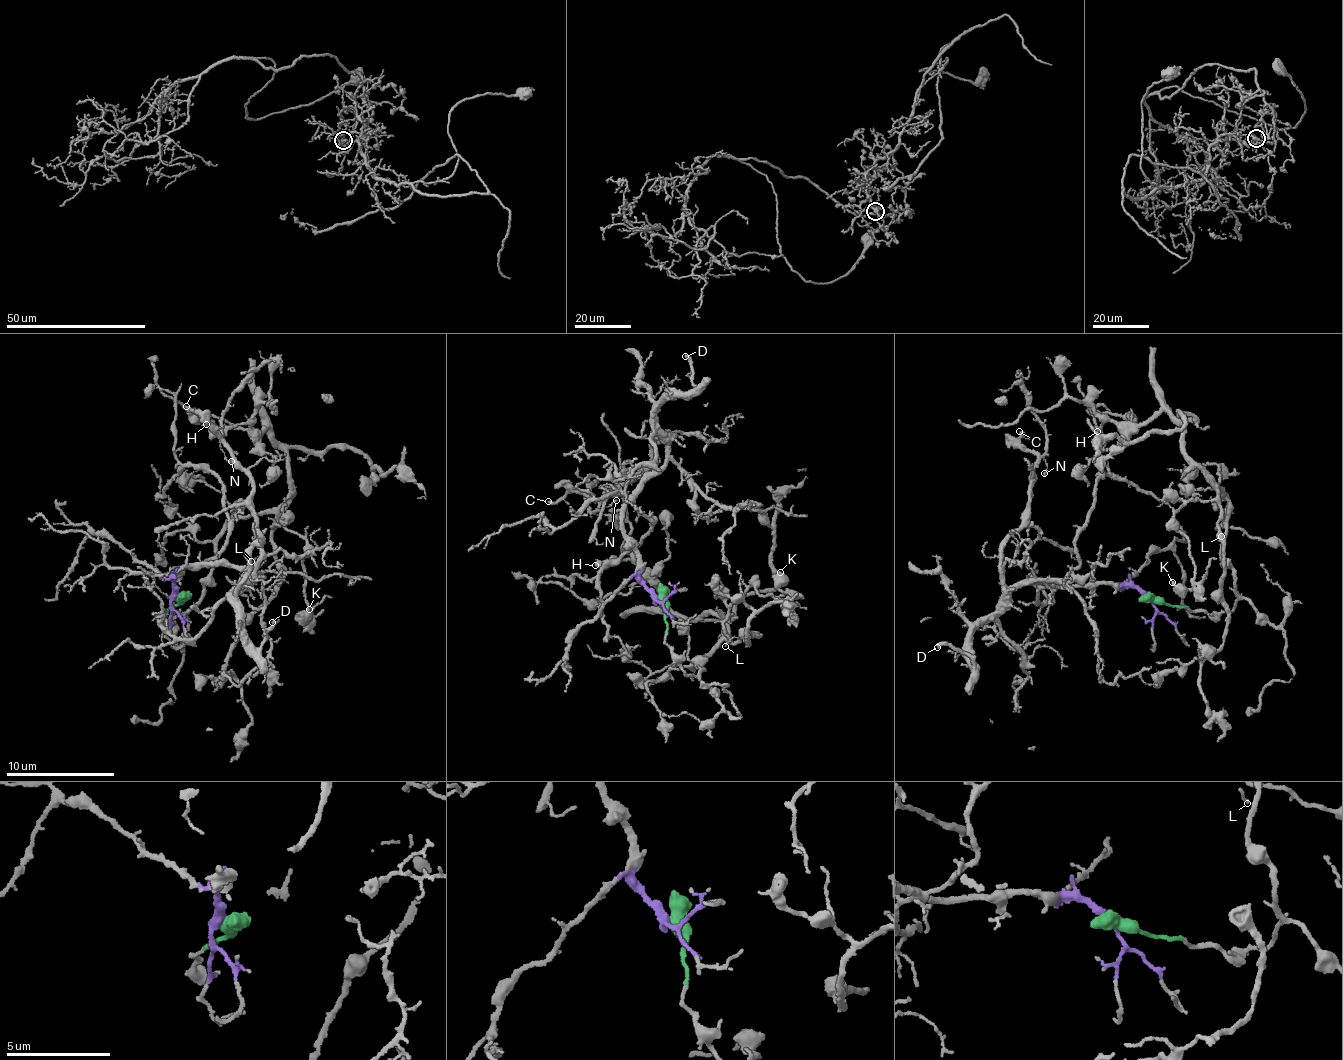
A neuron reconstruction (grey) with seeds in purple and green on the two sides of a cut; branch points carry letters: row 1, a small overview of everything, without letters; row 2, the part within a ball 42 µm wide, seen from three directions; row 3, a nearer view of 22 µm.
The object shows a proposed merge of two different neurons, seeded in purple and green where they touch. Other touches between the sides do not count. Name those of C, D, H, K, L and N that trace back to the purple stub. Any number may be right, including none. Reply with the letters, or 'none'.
C, D, N

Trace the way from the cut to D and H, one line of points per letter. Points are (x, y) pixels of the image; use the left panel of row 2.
D: (174, 597), (176, 569), (228, 561), (245, 569), (241, 632), (258, 648), (271, 623)
H: (177, 597), (161, 618), (199, 601), (224, 526), (266, 512), (290, 487), (271, 428), (260, 435), (206, 423)

